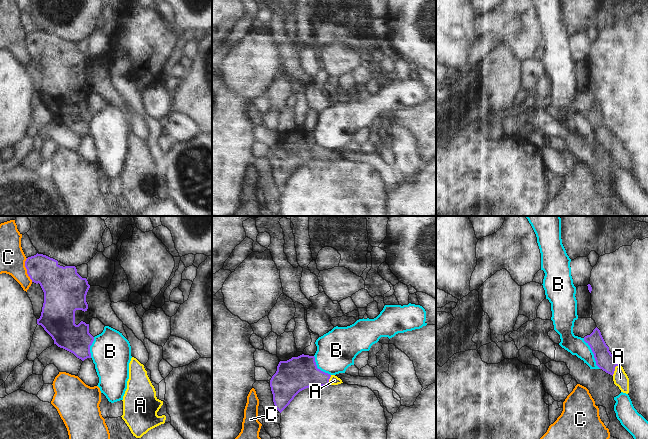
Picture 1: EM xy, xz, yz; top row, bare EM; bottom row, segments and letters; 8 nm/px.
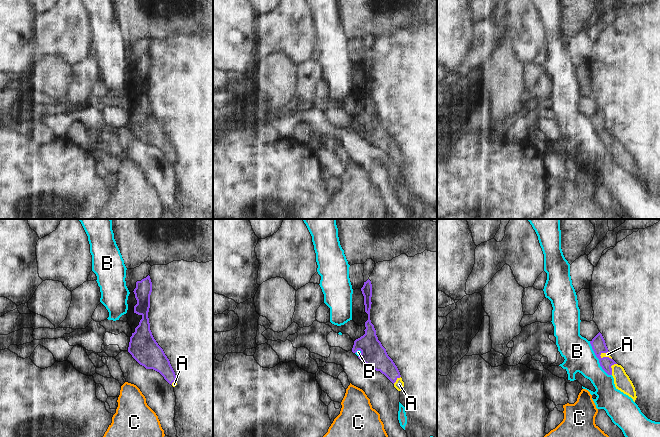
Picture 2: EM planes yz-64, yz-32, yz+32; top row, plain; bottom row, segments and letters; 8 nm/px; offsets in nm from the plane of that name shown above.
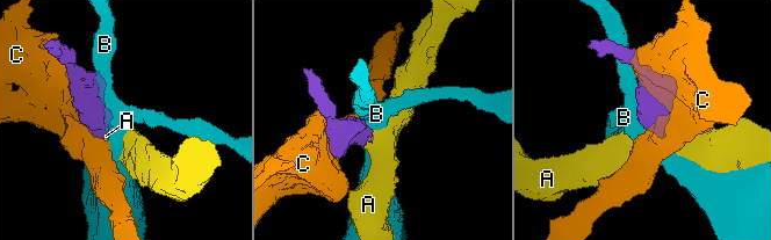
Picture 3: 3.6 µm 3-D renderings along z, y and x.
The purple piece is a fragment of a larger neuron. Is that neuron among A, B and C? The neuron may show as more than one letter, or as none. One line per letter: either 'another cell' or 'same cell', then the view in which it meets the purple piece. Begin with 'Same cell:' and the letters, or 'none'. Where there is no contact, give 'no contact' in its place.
Same cell: A
A: same cell | yz
B: another cell | yz
C: another cell | xy

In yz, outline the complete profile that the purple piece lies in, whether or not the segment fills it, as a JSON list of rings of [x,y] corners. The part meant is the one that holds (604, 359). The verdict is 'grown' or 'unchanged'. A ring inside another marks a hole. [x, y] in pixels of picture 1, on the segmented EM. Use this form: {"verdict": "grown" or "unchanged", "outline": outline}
{"verdict": "grown", "outline": [[[596,327],[590,335],[584,337],[584,341],[590,346],[596,365],[613,376],[613,381],[621,392],[629,393],[629,378],[623,367],[609,351],[600,330]]]}

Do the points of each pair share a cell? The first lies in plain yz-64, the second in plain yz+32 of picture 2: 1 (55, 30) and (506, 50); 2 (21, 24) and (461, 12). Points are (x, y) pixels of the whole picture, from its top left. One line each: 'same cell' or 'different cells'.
1: different cells
2: same cell

